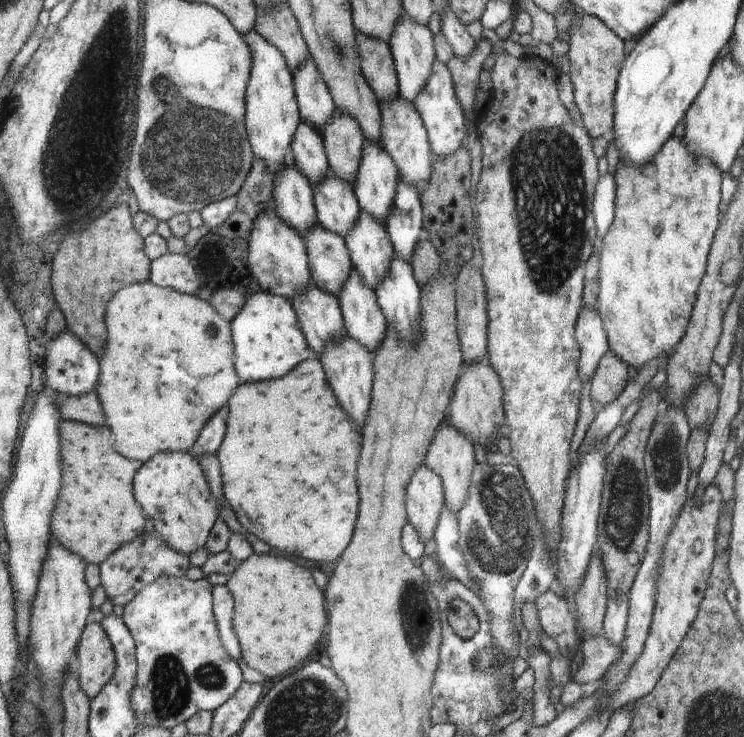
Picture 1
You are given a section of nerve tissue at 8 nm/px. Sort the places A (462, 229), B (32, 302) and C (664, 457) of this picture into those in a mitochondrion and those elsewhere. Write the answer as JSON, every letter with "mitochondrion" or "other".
{"A":"other","B":"mitochondrion","C":"mitochondrion"}

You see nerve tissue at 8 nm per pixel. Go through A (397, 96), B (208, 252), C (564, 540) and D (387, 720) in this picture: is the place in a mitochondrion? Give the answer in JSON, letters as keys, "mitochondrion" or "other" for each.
{"A":"other","B":"mitochondrion","C":"other","D":"other"}

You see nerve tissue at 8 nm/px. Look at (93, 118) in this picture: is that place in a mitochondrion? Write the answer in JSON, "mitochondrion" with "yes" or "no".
{"mitochondrion":"yes"}

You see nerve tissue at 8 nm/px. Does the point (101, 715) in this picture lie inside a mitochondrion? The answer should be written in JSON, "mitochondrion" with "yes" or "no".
{"mitochondrion":"no"}

